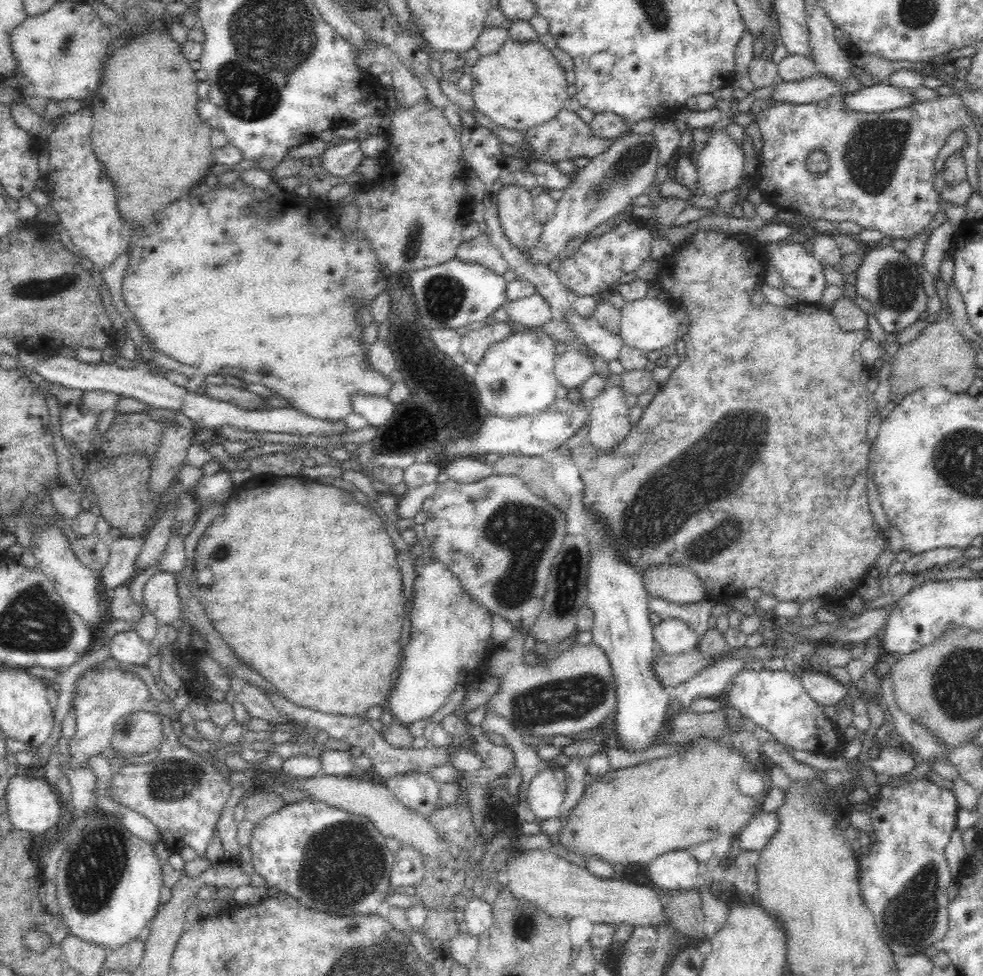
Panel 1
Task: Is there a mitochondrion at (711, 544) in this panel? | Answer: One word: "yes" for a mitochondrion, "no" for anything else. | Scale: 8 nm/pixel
yes

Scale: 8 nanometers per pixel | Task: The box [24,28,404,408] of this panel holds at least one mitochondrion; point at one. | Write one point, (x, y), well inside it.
(66, 42)

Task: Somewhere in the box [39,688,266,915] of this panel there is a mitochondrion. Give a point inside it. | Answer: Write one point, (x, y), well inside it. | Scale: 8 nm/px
(165, 788)

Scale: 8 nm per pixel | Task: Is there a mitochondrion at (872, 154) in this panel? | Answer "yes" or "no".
yes

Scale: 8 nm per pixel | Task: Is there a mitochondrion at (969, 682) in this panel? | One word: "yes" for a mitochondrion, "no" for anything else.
yes

